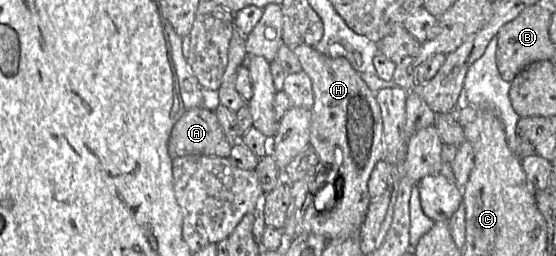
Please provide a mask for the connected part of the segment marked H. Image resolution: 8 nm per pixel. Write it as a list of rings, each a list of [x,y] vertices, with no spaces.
[[[299,45],[293,49],[300,61],[302,70],[309,76],[314,93],[314,104],[311,108],[310,146],[315,149],[321,175],[332,173],[334,176],[334,205],[328,210],[318,210],[313,204],[312,219],[321,221],[319,233],[312,231],[308,220],[302,220],[302,232],[323,235],[327,240],[344,239],[359,232],[371,204],[368,181],[376,163],[384,159],[384,134],[381,110],[374,93],[361,78],[350,62],[344,57],[332,58],[320,53],[314,47]]]

